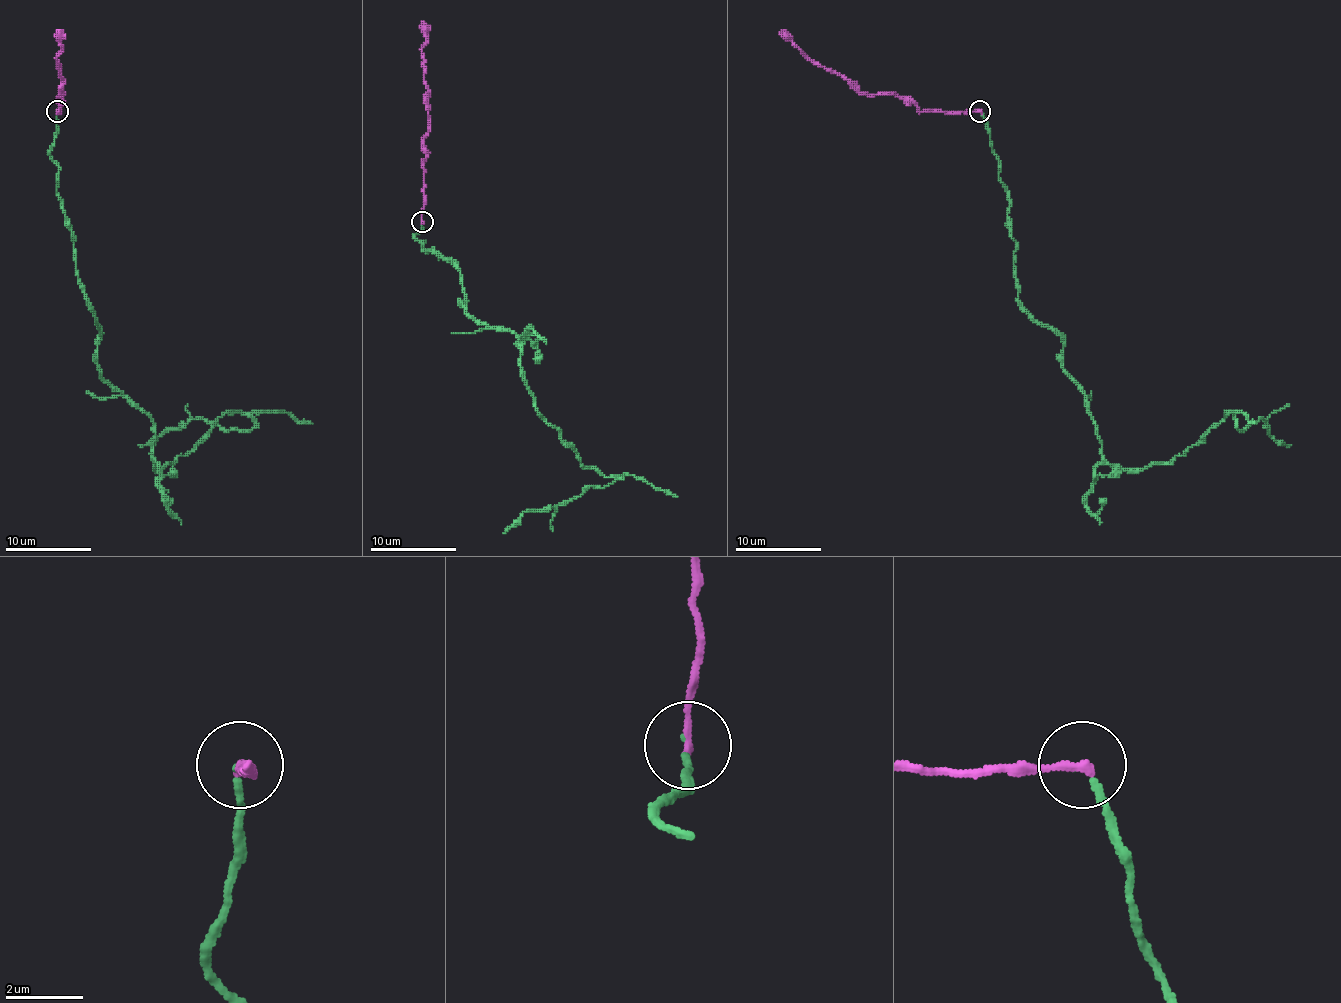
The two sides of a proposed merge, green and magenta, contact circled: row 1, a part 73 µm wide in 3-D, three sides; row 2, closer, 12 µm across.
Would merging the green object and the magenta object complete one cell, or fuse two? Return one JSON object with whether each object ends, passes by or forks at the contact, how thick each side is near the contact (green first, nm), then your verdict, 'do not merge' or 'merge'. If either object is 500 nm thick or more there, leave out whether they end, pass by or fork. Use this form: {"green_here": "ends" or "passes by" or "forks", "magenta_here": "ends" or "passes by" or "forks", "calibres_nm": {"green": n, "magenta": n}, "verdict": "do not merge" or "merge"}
{"green_here": "ends", "magenta_here": "ends", "calibres_nm": {"green": 150, "magenta": 220}, "verdict": "do not merge"}

